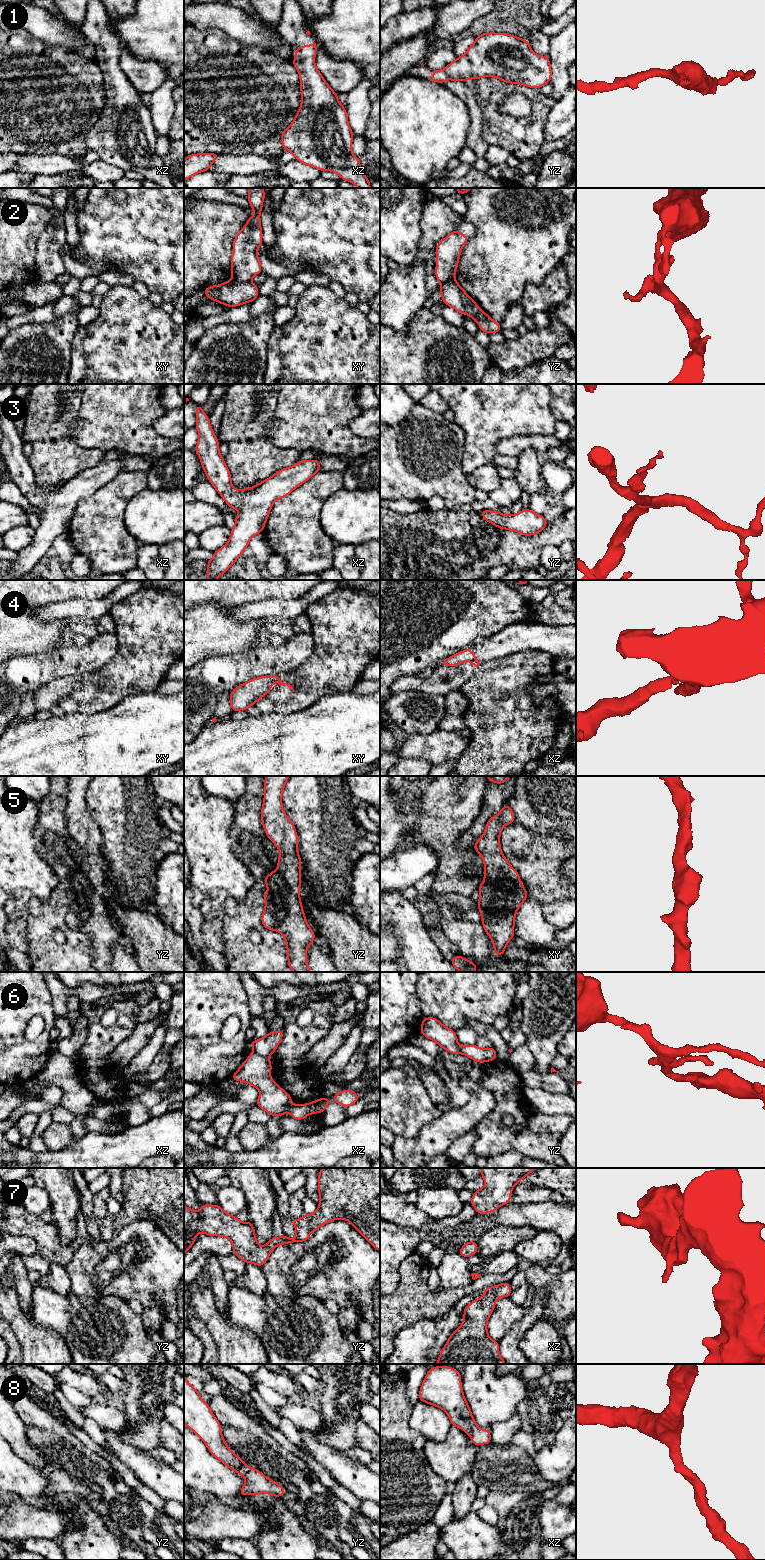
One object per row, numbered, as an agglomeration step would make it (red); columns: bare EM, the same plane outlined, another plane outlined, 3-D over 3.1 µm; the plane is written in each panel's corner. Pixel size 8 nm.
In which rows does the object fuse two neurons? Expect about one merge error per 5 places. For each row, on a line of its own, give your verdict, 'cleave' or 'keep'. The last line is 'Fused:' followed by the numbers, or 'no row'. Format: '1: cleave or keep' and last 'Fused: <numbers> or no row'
1: keep
2: cleave
3: keep
4: cleave
5: keep
6: cleave
7: keep
8: keep
Fused: 2, 4, 6

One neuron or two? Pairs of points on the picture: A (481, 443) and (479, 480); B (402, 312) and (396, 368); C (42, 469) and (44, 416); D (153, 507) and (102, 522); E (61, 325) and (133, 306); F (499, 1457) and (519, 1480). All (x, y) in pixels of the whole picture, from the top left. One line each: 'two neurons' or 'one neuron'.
A: two neurons
B: two neurons
C: one neuron
D: two neurons
E: two neurons
F: one neuron

